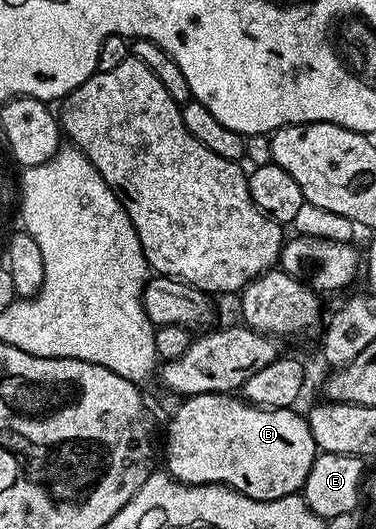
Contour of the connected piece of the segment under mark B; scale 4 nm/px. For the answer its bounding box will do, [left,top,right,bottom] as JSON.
[164,394,318,502]

